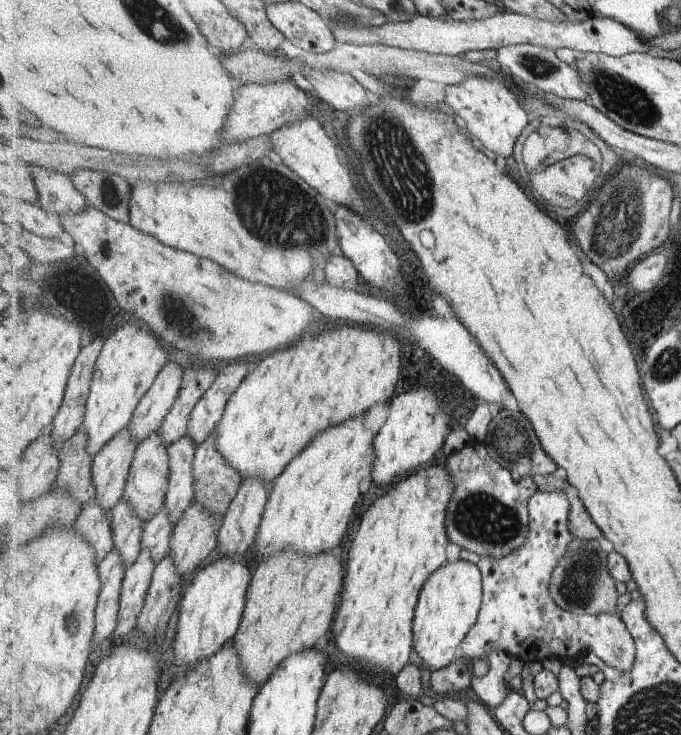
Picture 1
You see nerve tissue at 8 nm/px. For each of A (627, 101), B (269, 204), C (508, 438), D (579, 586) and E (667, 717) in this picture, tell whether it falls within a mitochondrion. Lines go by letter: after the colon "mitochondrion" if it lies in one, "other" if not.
A: mitochondrion
B: mitochondrion
C: mitochondrion
D: mitochondrion
E: mitochondrion

